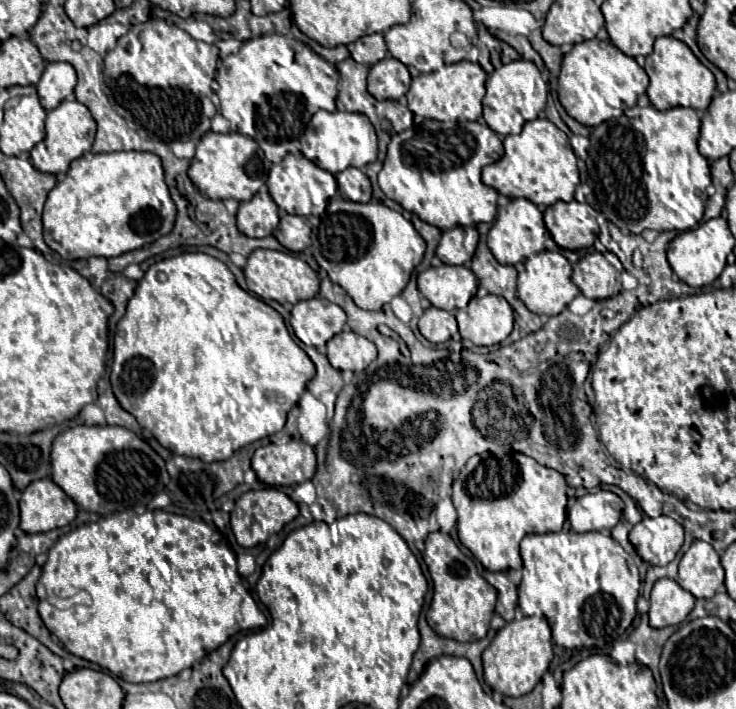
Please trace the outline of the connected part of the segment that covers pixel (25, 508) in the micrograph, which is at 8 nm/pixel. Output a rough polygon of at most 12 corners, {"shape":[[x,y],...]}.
{"shape":[[51,479],[21,493],[21,529],[65,527],[77,505]]}

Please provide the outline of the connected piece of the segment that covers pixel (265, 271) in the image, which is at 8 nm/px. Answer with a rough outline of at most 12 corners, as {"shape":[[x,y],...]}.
{"shape":[[257,249],[247,287],[263,301],[319,293],[317,273],[297,255]]}

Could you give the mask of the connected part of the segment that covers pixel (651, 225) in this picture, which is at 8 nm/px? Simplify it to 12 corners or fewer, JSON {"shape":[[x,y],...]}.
{"shape":[[693,109],[591,129],[589,187],[621,231],[693,229],[711,185]]}

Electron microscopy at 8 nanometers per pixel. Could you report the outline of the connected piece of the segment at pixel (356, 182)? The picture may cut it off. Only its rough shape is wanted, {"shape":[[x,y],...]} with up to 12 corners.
{"shape":[[359,169],[337,173],[339,193],[355,203],[371,201],[371,181]]}

